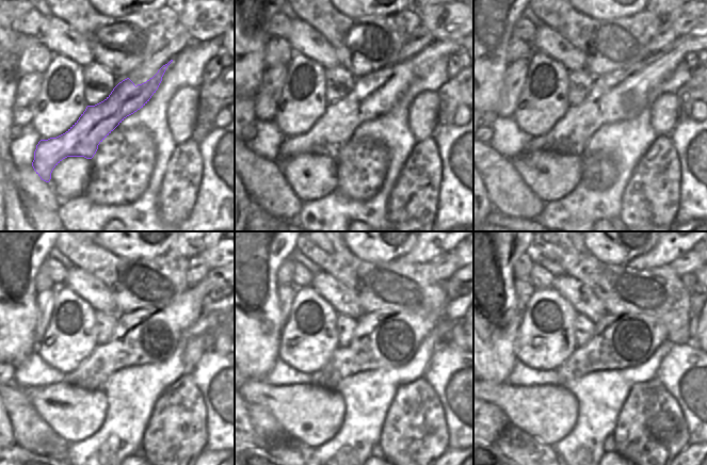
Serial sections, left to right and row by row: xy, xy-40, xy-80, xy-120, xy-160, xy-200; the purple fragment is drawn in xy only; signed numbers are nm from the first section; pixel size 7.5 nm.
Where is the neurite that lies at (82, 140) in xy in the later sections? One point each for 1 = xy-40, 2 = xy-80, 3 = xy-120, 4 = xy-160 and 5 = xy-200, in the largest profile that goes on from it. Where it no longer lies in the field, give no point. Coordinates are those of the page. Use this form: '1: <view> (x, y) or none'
1: xy-40 (372, 96)
2: xy-80 (621, 96)
3: xy-120 (149, 336)
4: xy-160 (386, 338)
5: xy-200 (619, 341)

